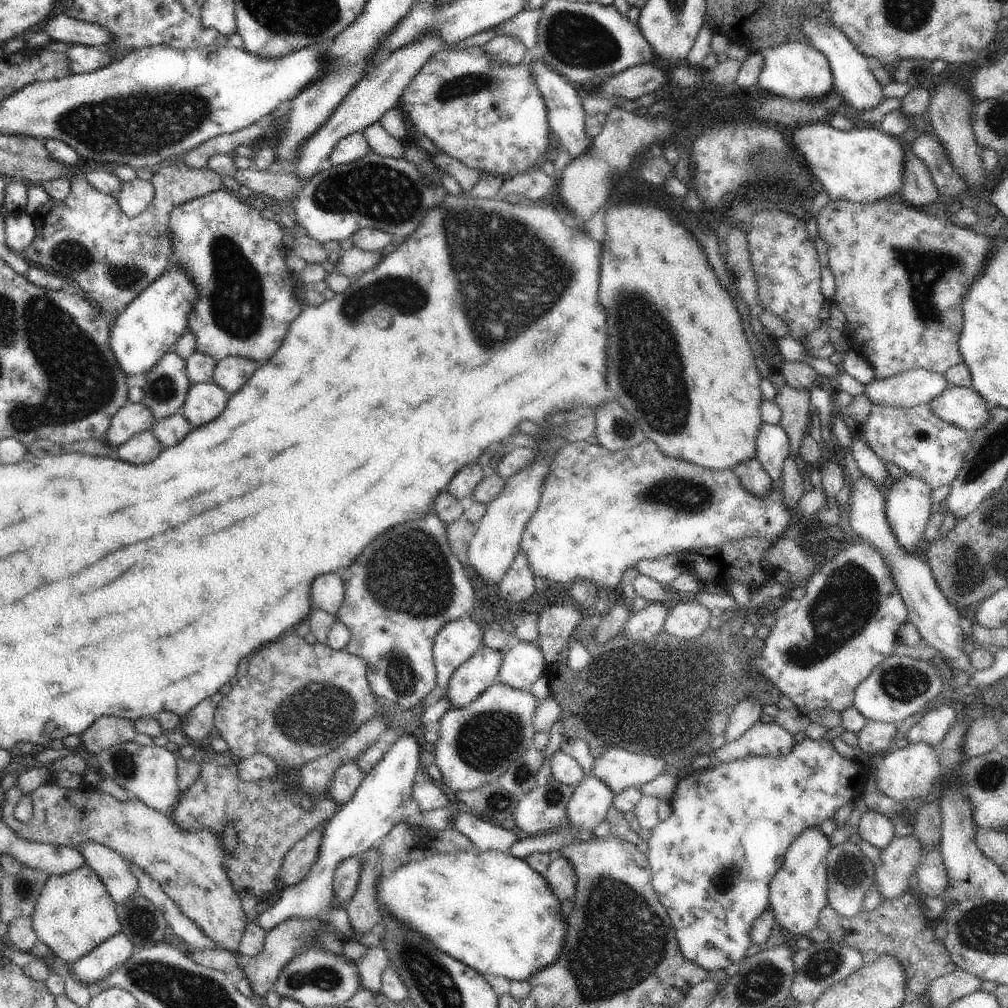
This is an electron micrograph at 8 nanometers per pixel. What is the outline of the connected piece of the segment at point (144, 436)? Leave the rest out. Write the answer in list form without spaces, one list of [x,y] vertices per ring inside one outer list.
[[[150,430],[135,434],[123,445],[117,447],[117,451],[120,460],[142,466],[142,464],[150,464],[152,460],[156,460],[156,456],[160,456],[162,444]]]

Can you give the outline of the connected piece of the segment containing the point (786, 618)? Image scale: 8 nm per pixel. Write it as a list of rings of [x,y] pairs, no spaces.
[[[868,541],[860,543],[851,543],[849,548],[841,550],[839,554],[836,554],[828,561],[822,561],[815,572],[808,580],[803,583],[806,587],[806,593],[801,600],[794,600],[792,597],[788,597],[782,608],[778,609],[774,616],[776,617],[776,626],[772,627],[768,638],[764,641],[764,646],[761,650],[761,654],[755,659],[753,666],[756,666],[756,672],[754,676],[758,676],[762,673],[768,680],[772,680],[781,692],[788,696],[794,704],[796,704],[798,710],[807,715],[813,710],[820,710],[821,708],[829,708],[833,711],[843,712],[848,707],[853,706],[856,687],[864,682],[865,678],[871,673],[871,670],[880,664],[883,660],[892,656],[894,646],[898,645],[899,642],[899,628],[906,623],[908,618],[908,609],[904,604],[903,598],[901,597],[900,591],[893,581],[888,565],[884,562],[882,555],[876,550],[872,544]]]

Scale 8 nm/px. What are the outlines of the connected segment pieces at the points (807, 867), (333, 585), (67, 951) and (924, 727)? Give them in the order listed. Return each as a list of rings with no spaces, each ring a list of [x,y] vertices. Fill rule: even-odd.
[[[820,827],[807,828],[789,847],[784,864],[769,884],[769,908],[777,924],[792,936],[805,934],[817,926],[817,920],[827,901],[827,856],[830,838]]]
[[[336,572],[322,574],[312,582],[312,592],[310,592],[312,604],[334,616],[344,600],[344,595],[345,590],[342,578]]]
[[[84,863],[69,873],[49,877],[31,916],[33,927],[40,942],[55,956],[73,964],[109,936],[120,932],[116,905],[103,880]]]
[[[941,705],[930,710],[905,734],[909,744],[919,742],[932,746],[941,744],[950,727],[957,720],[952,706]]]

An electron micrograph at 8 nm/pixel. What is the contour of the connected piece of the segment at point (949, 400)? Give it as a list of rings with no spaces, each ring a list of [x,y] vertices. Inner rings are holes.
[[[948,386],[929,402],[929,407],[944,422],[972,433],[991,417],[984,401],[972,386]]]

